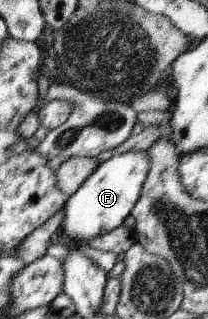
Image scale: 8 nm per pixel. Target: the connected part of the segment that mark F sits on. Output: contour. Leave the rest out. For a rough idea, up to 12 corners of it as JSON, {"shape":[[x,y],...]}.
{"shape":[[145,151],[118,153],[65,199],[59,233],[80,244],[130,216]]}

